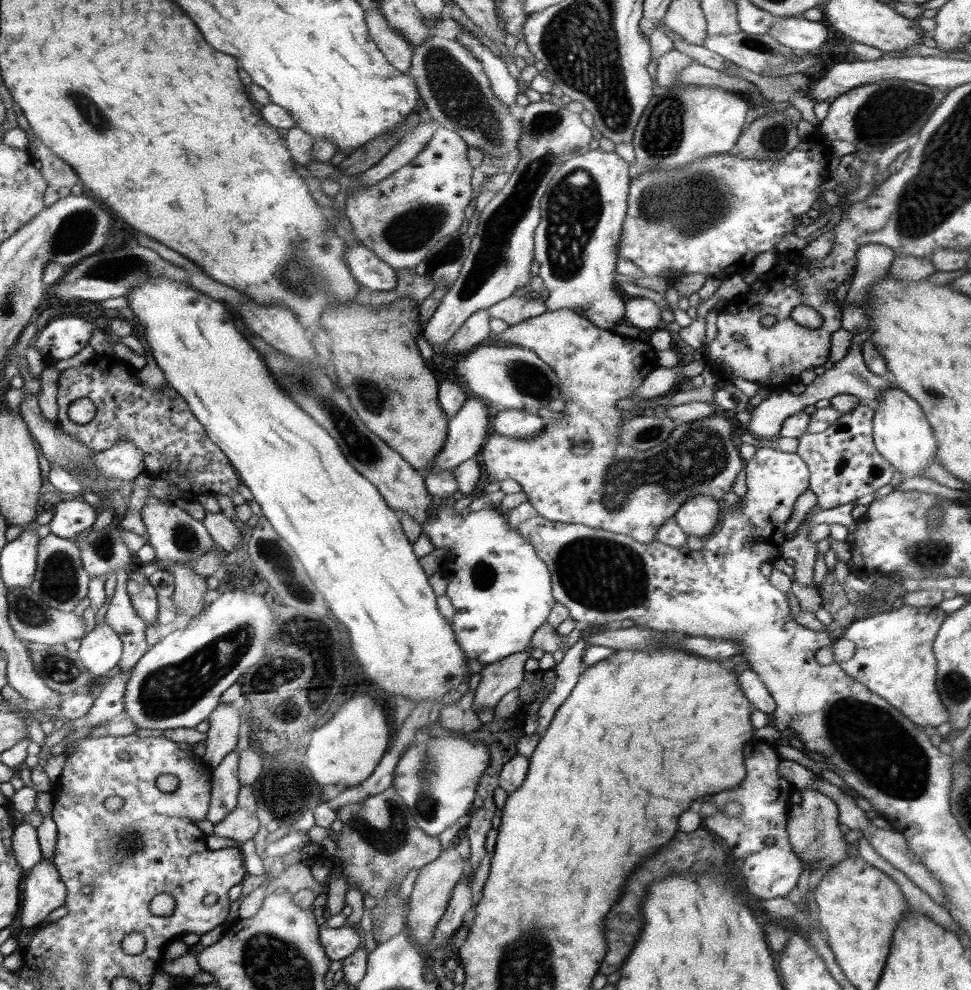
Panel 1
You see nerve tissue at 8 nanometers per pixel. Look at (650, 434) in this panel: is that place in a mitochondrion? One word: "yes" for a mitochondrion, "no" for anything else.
yes

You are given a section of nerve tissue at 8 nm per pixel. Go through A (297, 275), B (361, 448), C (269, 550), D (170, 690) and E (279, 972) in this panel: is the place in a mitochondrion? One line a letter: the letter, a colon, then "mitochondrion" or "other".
A: mitochondrion
B: mitochondrion
C: mitochondrion
D: mitochondrion
E: mitochondrion

